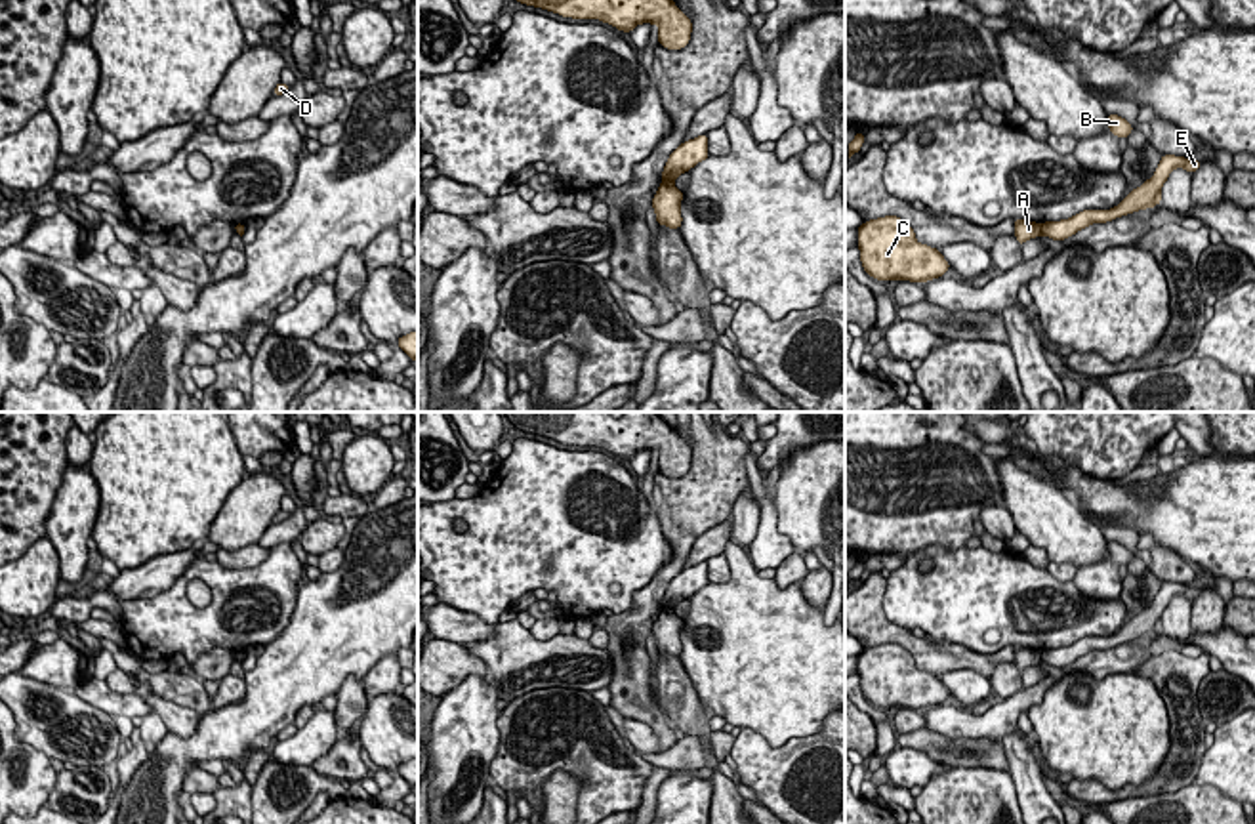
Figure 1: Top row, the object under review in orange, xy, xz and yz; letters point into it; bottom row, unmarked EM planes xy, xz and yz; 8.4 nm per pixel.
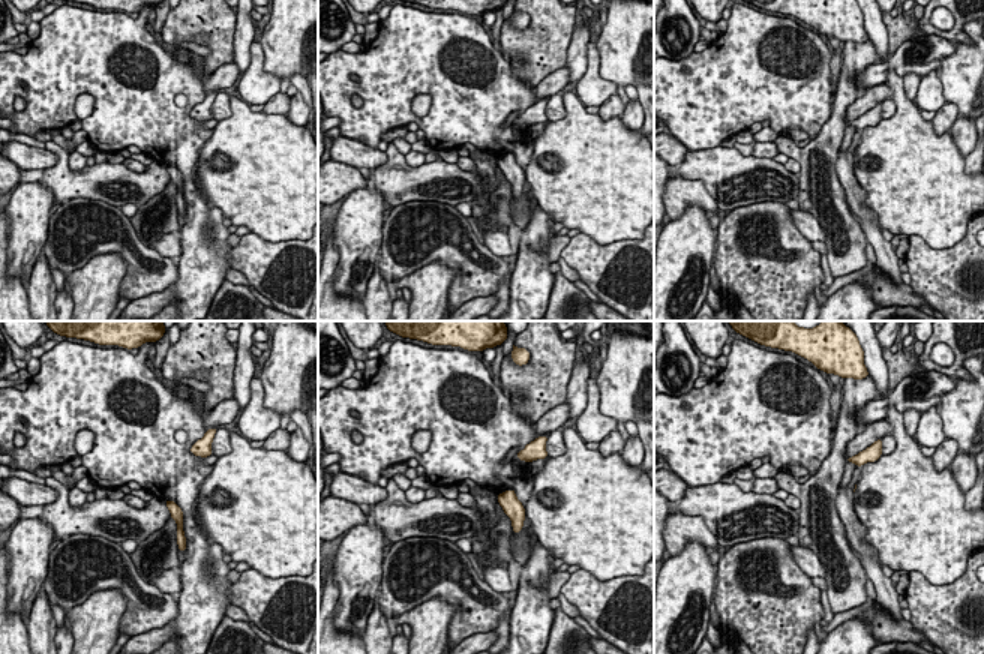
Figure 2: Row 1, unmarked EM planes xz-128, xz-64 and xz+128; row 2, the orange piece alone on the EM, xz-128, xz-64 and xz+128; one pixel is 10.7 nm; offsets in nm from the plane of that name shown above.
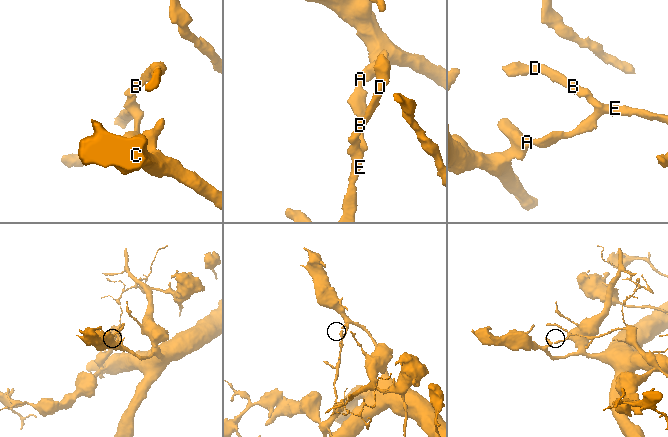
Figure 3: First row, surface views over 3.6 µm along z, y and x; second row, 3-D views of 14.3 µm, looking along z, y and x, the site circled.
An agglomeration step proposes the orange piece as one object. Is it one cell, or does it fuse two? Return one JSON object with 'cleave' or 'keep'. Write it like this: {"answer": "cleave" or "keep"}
{"answer": "cleave"}

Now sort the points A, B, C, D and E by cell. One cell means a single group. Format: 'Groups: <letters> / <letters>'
Groups: A C / B D E

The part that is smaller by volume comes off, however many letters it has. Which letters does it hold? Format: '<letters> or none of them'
B, D, E

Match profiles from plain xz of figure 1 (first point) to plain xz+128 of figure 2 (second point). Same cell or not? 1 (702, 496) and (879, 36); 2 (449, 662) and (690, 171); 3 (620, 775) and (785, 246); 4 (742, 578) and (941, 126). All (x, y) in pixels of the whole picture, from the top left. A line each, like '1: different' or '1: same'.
1: different
2: different
3: same
4: different

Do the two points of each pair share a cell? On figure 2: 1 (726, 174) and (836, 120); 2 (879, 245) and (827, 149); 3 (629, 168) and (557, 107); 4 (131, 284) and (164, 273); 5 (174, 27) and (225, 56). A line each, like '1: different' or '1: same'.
1: different
2: different
3: different
4: same
5: same

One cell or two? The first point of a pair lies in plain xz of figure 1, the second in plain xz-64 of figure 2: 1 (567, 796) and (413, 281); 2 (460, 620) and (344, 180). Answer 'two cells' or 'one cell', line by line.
1: one cell
2: two cells

